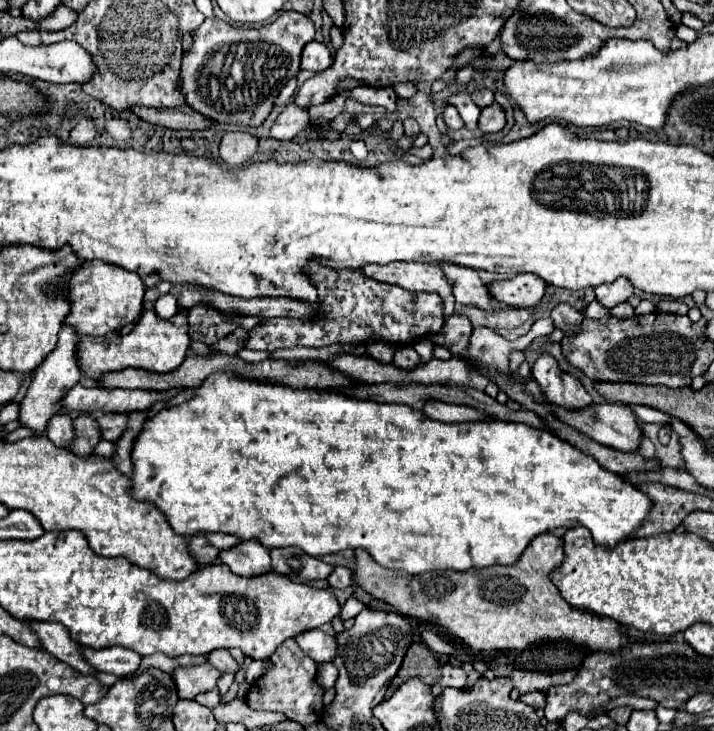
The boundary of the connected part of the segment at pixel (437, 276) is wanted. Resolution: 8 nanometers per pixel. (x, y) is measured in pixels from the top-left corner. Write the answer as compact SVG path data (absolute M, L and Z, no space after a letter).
M396 262L388 266L364 266L362 272L368 278L376 278L380 282L398 284L412 292L436 292L444 300L444 316L454 312L454 294L448 284L444 272L438 264L422 264L422 262Z

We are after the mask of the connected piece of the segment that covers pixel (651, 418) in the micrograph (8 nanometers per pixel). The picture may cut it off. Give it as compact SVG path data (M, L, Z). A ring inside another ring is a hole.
M632 406L634 414L642 420L642 422L656 422L656 424L668 424L672 420L672 416L656 410L656 408L648 408L648 406Z

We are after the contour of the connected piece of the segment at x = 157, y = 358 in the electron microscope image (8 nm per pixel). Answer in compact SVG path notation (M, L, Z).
M146 308L138 324L130 330L130 334L120 336L114 342L102 342L102 338L90 338L82 336L78 344L78 358L80 358L80 368L82 372L96 380L102 372L116 372L122 368L142 368L150 372L172 372L172 368L178 368L190 346L190 336L188 336L188 314L186 310L180 310L178 316L172 316L170 320L162 320L156 316L154 308Z

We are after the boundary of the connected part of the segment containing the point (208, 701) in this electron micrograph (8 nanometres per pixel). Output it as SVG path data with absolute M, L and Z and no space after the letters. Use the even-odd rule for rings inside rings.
M210 690L210 692L204 692L202 696L196 696L194 700L200 702L200 704L204 704L206 708L214 710L214 708L220 704L220 692L218 692L218 690Z

